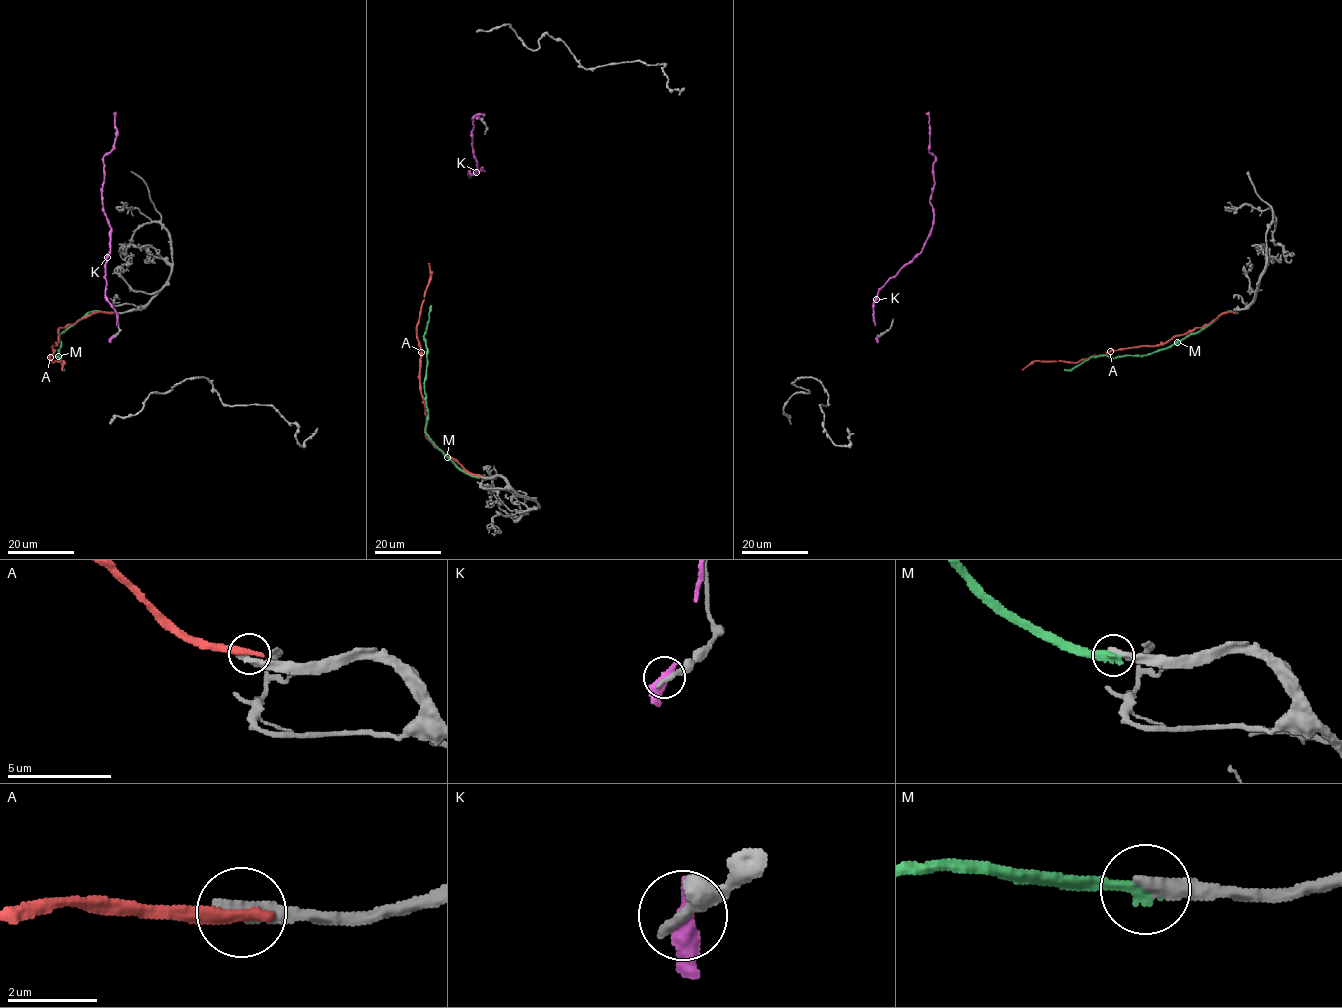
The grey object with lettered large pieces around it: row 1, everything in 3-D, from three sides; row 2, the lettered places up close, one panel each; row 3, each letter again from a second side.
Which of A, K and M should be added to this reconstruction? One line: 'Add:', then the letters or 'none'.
Add: none

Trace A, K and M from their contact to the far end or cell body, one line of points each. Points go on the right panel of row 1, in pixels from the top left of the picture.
A: (1234, 313), (1226, 312), (1210, 323), (1176, 334), (1159, 344), (1110, 350), (1077, 362), (1031, 361), (1022, 370)
K: (876, 338), (873, 303), (878, 291), (921, 251), (933, 222), (929, 201), (935, 157), (929, 152), (926, 112)
M: (1236, 313), (1223, 312), (1204, 328), (1147, 354), (1114, 358), (1098, 355), (1072, 369), (1064, 369)

